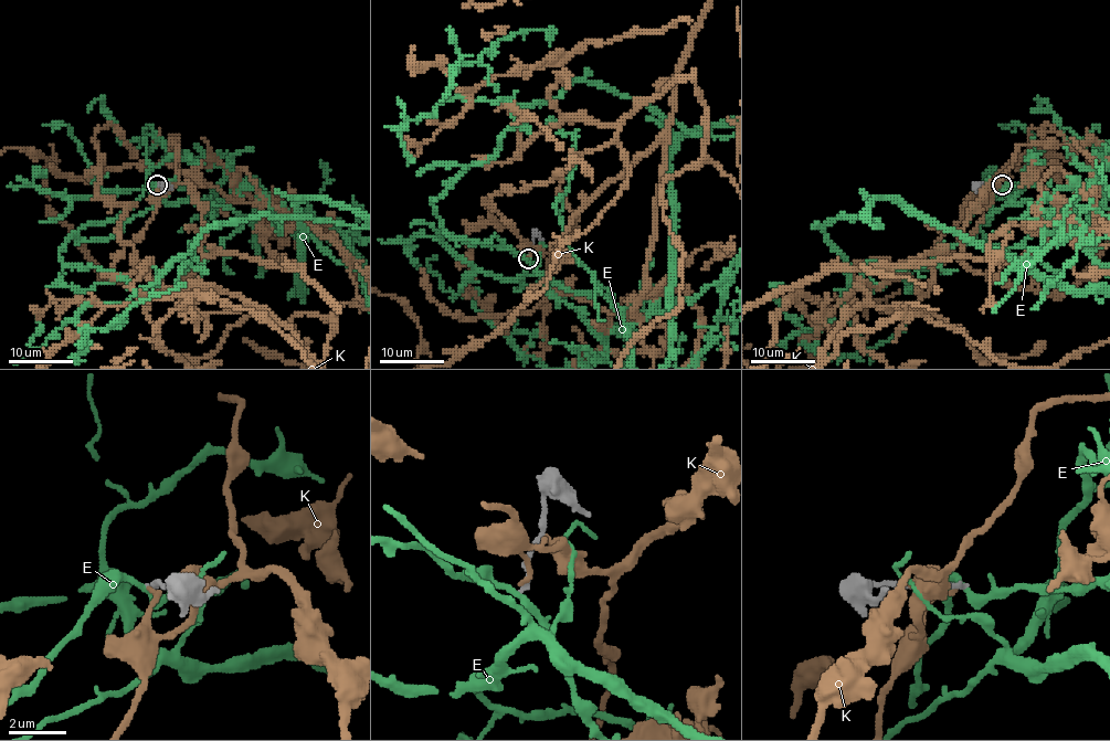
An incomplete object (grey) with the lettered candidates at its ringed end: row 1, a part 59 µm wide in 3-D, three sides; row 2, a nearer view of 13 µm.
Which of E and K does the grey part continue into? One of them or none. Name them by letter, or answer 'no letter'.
no letter

